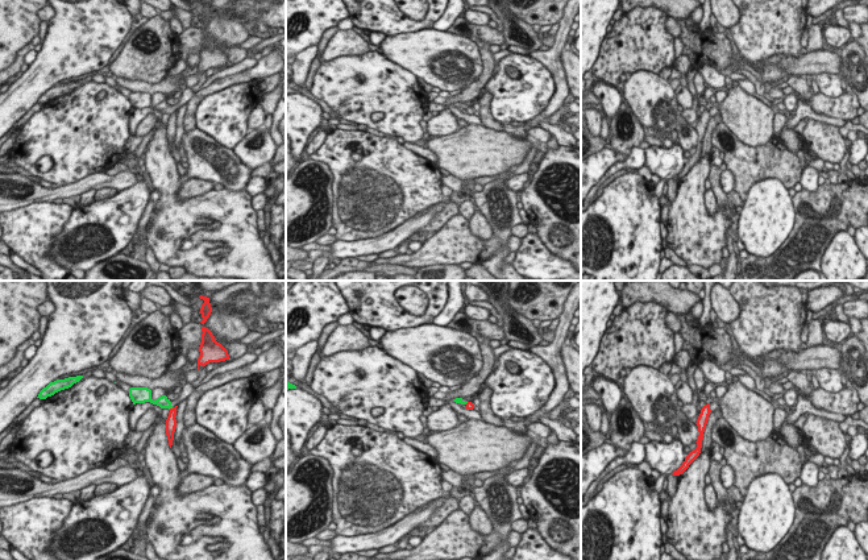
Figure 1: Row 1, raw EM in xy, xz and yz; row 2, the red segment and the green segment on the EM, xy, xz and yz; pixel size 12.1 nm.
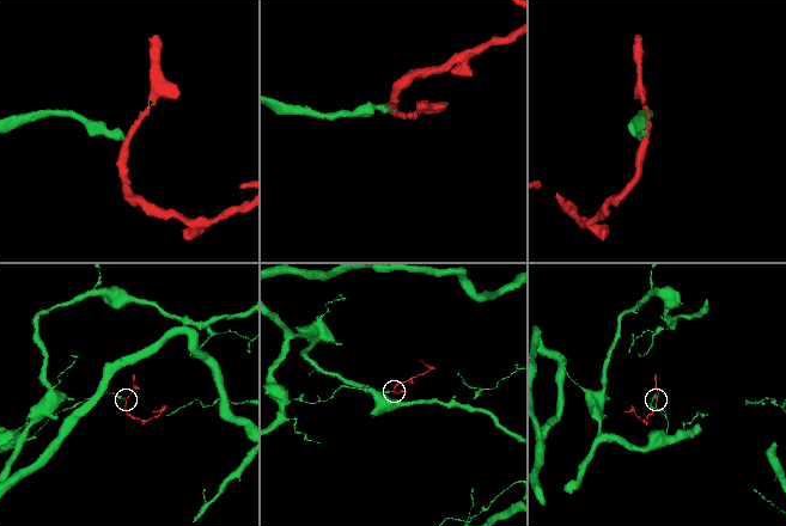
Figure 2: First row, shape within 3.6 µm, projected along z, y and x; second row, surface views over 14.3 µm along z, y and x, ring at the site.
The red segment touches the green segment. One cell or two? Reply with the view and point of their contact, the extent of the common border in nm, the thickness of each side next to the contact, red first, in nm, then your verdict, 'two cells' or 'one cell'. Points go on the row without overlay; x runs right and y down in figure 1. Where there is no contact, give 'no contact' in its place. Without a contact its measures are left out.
contact xy (170, 113); length 70 nm; calibres 130 and 140 nm; two cells

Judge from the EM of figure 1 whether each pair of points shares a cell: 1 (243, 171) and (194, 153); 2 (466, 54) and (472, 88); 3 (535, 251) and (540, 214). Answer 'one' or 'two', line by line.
1: one
2: two
3: two

